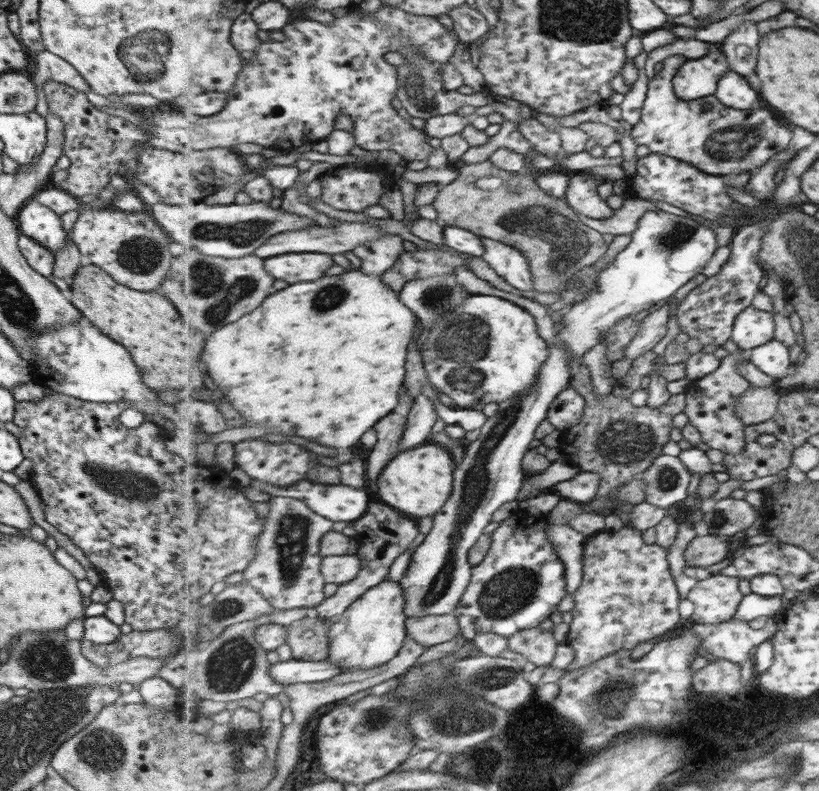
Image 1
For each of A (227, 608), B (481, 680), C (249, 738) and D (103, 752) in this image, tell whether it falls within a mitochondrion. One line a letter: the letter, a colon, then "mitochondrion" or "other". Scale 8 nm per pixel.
A: mitochondrion
B: mitochondrion
C: other
D: mitochondrion

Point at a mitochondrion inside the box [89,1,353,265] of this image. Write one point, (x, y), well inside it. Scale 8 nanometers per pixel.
(247, 233)

